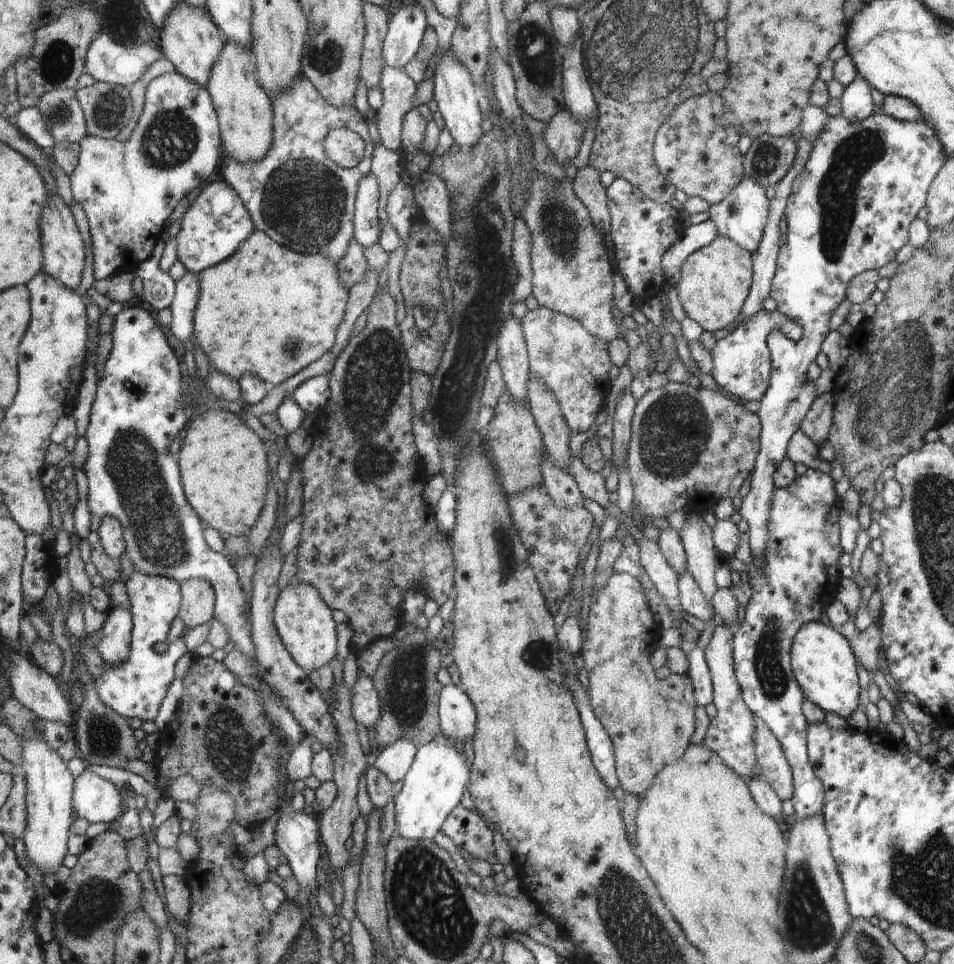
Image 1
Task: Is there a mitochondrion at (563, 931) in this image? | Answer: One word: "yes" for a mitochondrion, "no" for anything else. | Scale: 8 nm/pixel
no

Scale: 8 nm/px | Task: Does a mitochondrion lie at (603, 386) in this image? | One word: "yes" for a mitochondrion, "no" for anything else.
no

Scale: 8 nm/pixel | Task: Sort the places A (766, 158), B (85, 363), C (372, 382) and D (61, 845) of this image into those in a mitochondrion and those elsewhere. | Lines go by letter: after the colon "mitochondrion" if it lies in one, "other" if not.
A: mitochondrion
B: other
C: mitochondrion
D: other

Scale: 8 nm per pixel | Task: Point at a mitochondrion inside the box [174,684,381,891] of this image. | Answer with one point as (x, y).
(228, 743)

